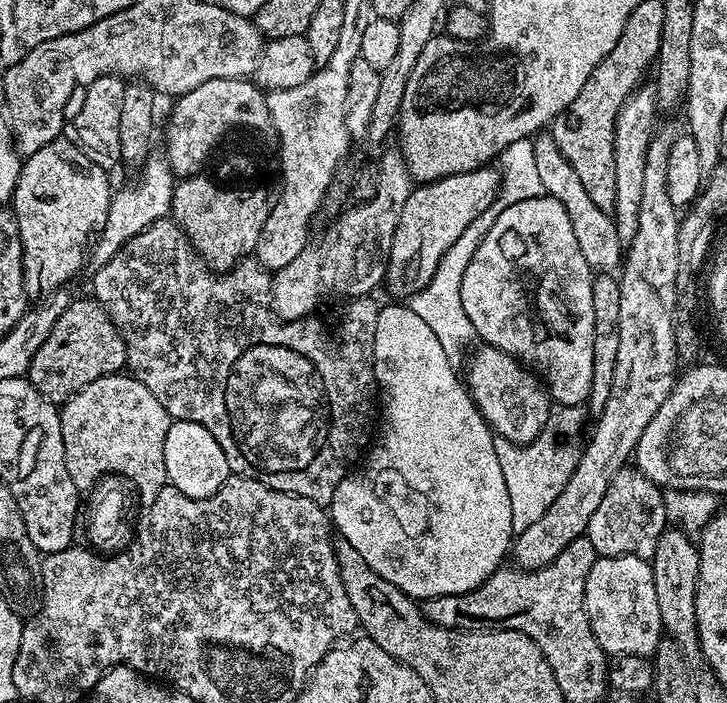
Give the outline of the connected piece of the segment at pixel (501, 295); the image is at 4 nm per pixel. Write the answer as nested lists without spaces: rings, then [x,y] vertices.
[[[550,195],[538,198],[526,198],[526,202],[514,202],[490,226],[486,238],[474,250],[474,258],[470,258],[470,266],[466,266],[466,274],[462,274],[462,310],[466,310],[466,318],[470,318],[473,333],[480,336],[489,348],[497,348],[519,360],[527,366],[542,381],[548,390],[549,397],[556,404],[583,405],[590,394],[590,378],[594,374],[594,290],[592,289],[593,270],[578,247],[578,238],[574,235],[574,226],[570,226],[570,214],[566,214],[566,206]]]

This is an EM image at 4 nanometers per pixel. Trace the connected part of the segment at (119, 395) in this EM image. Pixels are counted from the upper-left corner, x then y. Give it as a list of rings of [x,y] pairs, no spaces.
[[[117,374],[115,376],[103,376],[94,382],[90,382],[85,388],[79,388],[69,400],[64,401],[59,409],[60,425],[62,426],[62,446],[66,450],[66,470],[70,470],[70,478],[74,478],[74,486],[77,490],[85,490],[95,482],[99,476],[104,476],[107,472],[117,472],[120,476],[125,476],[132,483],[131,487],[140,495],[141,505],[147,506],[154,502],[154,498],[158,498],[158,494],[169,483],[166,472],[166,461],[163,453],[163,446],[166,441],[166,432],[170,423],[168,411],[162,406],[162,402],[158,402],[158,398],[154,398],[154,394],[150,394],[150,390],[146,390],[146,386],[142,386],[142,382],[138,382],[135,376],[131,374]]]

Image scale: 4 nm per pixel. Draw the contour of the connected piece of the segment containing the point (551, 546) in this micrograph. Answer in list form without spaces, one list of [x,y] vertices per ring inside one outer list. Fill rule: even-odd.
[[[661,127],[653,136],[646,150],[646,174],[642,189],[642,207],[638,213],[638,234],[626,246],[626,251],[622,256],[622,267],[618,272],[620,289],[622,290],[622,307],[618,320],[618,363],[614,366],[614,386],[610,386],[610,398],[606,398],[606,406],[595,417],[596,425],[591,425],[590,439],[585,443],[583,452],[580,453],[580,461],[570,474],[570,482],[566,482],[566,487],[562,494],[558,494],[557,500],[546,509],[546,514],[538,518],[538,522],[532,523],[526,530],[522,530],[515,537],[510,549],[510,556],[519,567],[525,570],[541,568],[574,538],[585,535],[590,526],[590,518],[594,518],[594,510],[598,510],[598,505],[602,502],[606,490],[610,487],[610,482],[614,482],[614,474],[618,474],[633,459],[638,438],[642,438],[642,430],[650,426],[650,418],[658,414],[658,406],[666,402],[666,398],[672,393],[672,385],[678,379],[676,372],[676,300],[678,293],[676,290],[676,279],[678,278],[678,226],[680,216],[678,209],[670,202],[670,194],[666,190],[666,166],[670,158],[670,150],[674,146],[678,132],[677,129]]]

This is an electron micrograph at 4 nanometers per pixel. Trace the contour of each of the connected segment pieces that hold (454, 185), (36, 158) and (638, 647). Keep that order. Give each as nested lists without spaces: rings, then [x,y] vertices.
[[[489,166],[470,170],[466,174],[450,174],[441,180],[413,187],[406,206],[402,206],[402,218],[390,234],[392,245],[386,261],[386,288],[389,297],[411,298],[428,285],[438,270],[438,262],[462,238],[462,230],[474,222],[496,201],[500,193],[500,174]]]
[[[68,138],[50,141],[23,161],[10,207],[16,214],[22,242],[24,289],[29,301],[61,291],[71,276],[79,274],[94,233],[106,222],[114,191],[113,185],[108,185],[108,176]]]
[[[601,556],[586,574],[584,609],[598,646],[612,658],[651,657],[662,638],[658,597],[654,594],[654,574],[649,561],[637,556]]]

